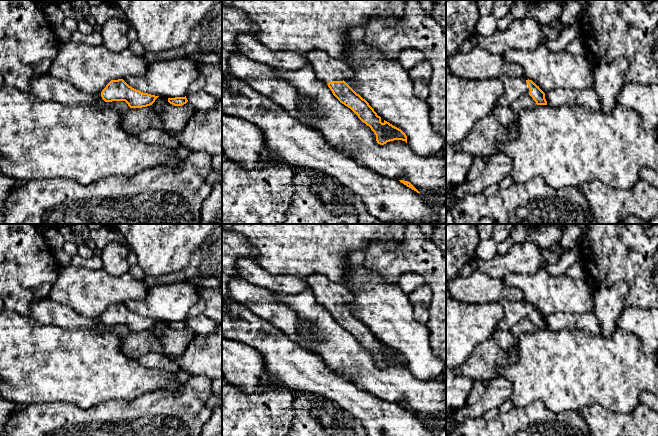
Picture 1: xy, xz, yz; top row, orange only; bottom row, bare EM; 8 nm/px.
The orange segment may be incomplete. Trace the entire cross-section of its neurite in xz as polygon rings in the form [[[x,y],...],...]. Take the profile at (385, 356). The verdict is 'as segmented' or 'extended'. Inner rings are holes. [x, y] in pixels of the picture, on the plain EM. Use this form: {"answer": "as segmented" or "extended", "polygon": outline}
{"answer": "extended", "polygon": [[[321,274],[308,275],[304,279],[312,289],[317,302],[323,304],[333,319],[371,352],[378,368],[384,369],[394,364],[402,364],[407,367],[407,360],[401,353],[385,344],[382,347],[381,341],[369,327],[345,306],[353,299],[353,295],[345,283],[330,281]]]}

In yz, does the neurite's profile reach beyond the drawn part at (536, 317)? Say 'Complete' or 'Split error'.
Split error

